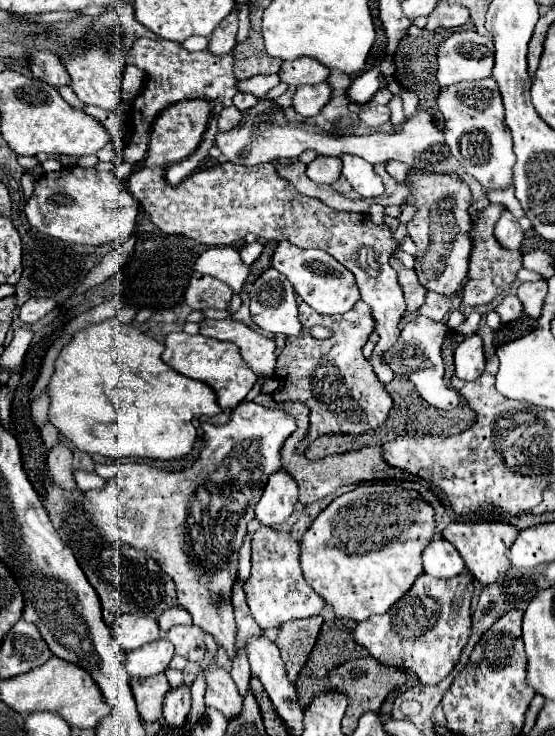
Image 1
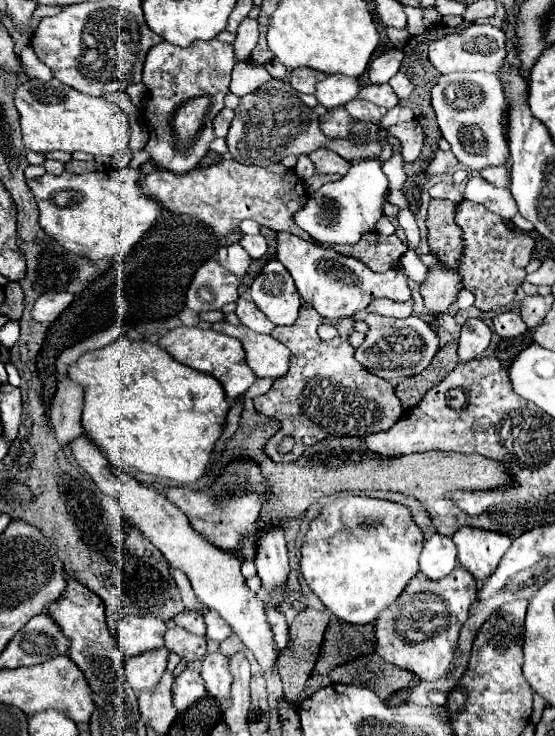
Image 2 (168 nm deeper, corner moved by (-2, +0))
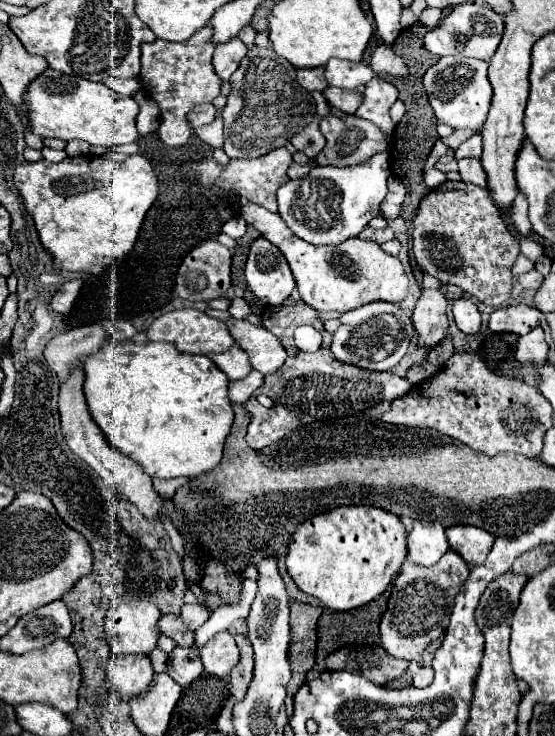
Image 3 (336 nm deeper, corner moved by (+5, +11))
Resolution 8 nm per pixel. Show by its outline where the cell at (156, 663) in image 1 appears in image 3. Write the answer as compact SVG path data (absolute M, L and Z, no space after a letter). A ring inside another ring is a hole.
M116 655L106 665L106 689L118 693L124 701L144 693L152 681L152 665L146 655Z

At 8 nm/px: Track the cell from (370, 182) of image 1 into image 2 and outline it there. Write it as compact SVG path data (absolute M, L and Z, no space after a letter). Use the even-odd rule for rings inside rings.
M381 138L381 144L383 152L379 159L355 162L341 180L309 194L309 202L301 212L295 214L295 222L313 240L323 244L355 244L361 234L375 230L375 222L383 214L383 194L389 188L381 166L392 155L392 146L385 138Z

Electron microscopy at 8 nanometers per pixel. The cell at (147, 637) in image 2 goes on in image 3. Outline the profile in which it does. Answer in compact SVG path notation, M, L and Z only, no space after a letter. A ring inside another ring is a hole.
M148 601L120 603L106 615L106 639L112 655L150 655L160 639L160 609Z

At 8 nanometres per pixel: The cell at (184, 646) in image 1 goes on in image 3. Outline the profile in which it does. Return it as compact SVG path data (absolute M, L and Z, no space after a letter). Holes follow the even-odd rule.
M162 615L158 621L160 633L174 639L180 647L192 647L194 645L194 633L180 621L178 615Z

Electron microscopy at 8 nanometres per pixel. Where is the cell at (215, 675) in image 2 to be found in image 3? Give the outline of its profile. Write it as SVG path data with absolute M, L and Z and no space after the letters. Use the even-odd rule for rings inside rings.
M220 631L216 633L202 649L200 649L200 659L204 663L206 673L226 679L232 671L232 667L238 663L240 653L238 645L232 637L230 631Z

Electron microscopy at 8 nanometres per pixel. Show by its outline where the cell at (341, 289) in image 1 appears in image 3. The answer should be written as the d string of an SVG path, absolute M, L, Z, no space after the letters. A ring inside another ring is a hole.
M248 203L242 207L242 219L260 231L270 243L274 243L284 257L296 277L296 287L306 305L316 311L338 311L346 313L360 305L368 305L372 301L388 301L400 303L408 291L408 277L398 257L392 257L380 249L380 245L352 237L336 247L314 247L300 237L296 237L288 225L280 219L278 213L270 213L256 203Z

